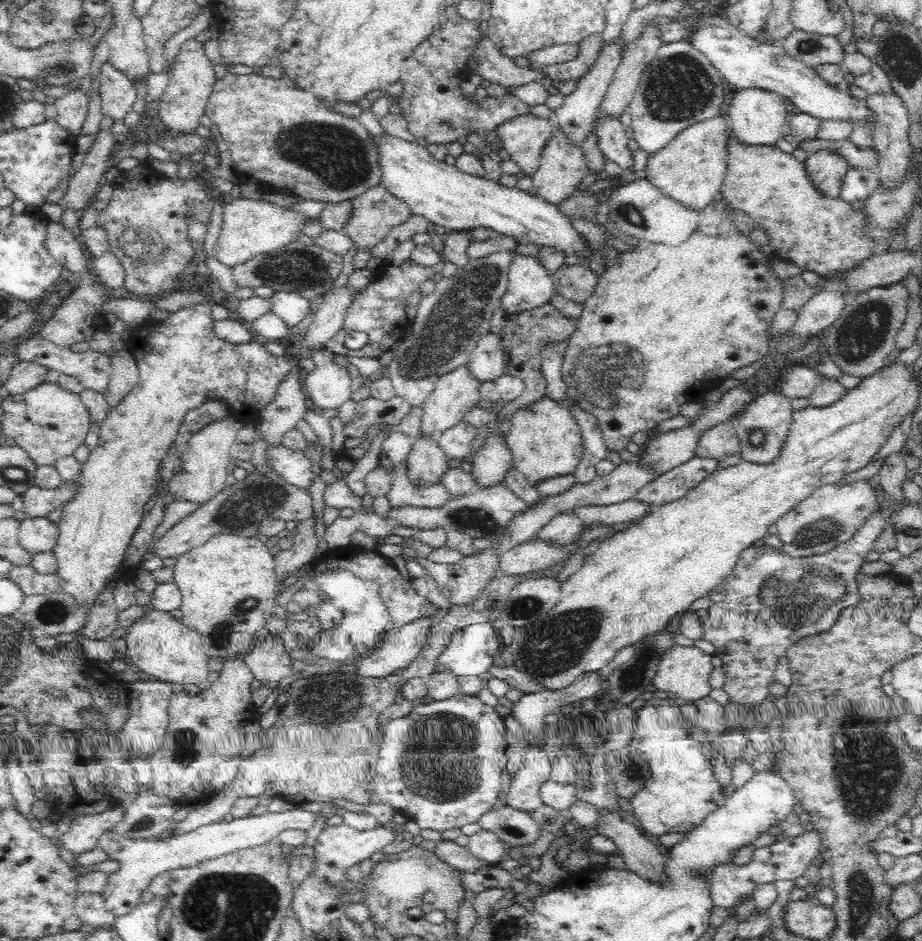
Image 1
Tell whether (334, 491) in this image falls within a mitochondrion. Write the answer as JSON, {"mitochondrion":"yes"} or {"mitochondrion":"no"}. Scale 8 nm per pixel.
{"mitochondrion":"no"}

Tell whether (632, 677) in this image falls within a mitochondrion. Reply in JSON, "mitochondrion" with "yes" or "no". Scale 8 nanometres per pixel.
{"mitochondrion":"yes"}

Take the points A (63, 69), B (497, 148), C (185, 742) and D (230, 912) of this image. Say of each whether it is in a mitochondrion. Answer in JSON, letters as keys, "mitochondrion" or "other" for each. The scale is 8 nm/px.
{"A":"mitochondrion","B":"other","C":"mitochondrion","D":"mitochondrion"}

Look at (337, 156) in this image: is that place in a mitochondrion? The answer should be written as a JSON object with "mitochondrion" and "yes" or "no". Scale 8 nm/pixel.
{"mitochondrion":"yes"}

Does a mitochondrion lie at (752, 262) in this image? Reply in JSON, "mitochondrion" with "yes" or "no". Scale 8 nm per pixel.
{"mitochondrion":"no"}

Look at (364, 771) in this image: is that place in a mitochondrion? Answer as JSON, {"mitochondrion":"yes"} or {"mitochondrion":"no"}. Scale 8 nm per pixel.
{"mitochondrion":"no"}

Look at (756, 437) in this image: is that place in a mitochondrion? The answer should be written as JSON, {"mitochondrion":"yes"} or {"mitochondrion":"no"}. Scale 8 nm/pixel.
{"mitochondrion":"yes"}

